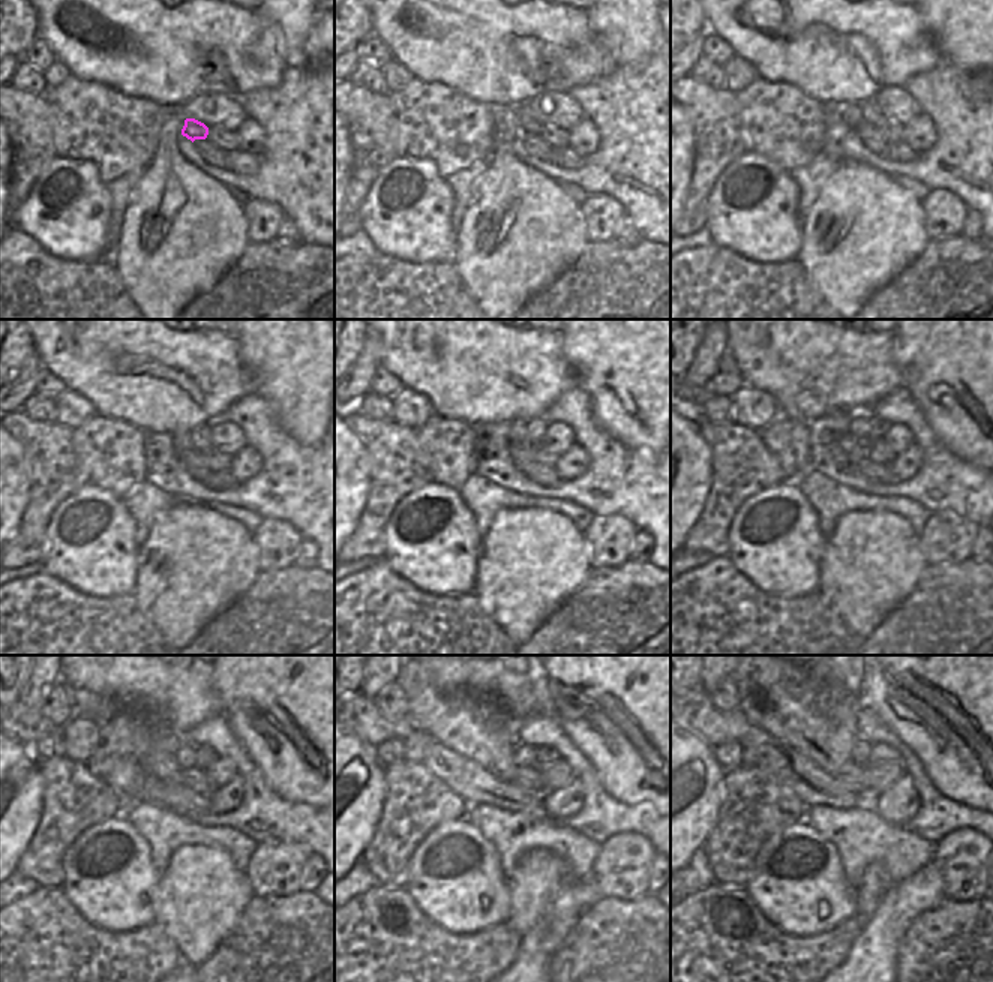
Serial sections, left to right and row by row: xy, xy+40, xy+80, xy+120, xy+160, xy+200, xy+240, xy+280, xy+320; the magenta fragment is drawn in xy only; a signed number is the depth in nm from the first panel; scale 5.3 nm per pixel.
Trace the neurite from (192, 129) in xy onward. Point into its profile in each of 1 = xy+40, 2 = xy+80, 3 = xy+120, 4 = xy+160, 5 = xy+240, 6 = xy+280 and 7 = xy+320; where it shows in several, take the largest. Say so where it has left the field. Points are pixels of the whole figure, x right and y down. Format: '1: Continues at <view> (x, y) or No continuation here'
1: Continues at xy+40 (530, 126)
2: Continues at xy+80 (870, 114)
3: Continues at xy+120 (200, 435)
4: Continues at xy+160 (536, 429)
5: Continues at xy+240 (206, 756)
6: Continues at xy+280 (545, 756)
7: Continues at xy+320 (881, 753)

